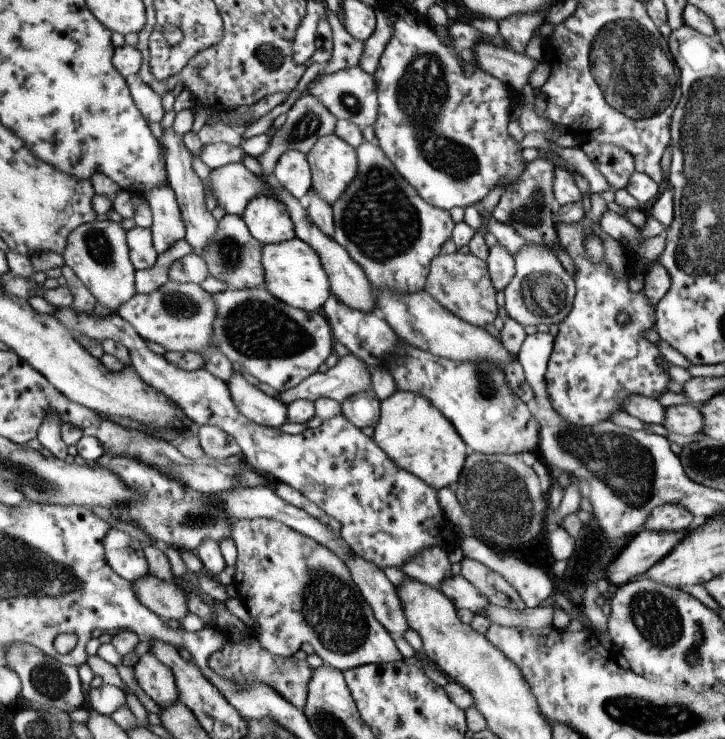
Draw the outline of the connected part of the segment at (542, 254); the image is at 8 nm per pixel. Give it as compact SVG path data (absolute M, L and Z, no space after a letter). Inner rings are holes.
M528 244L515 256L516 275L504 290L505 310L509 317L523 326L557 324L571 314L577 294L576 280L563 268L556 254L538 244Z

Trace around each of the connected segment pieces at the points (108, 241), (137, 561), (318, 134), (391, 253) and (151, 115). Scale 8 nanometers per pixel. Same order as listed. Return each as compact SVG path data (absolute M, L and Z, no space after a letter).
M106 220L82 224L68 235L63 256L66 264L87 284L98 303L111 310L109 314L117 313L123 304L127 304L138 293L136 270L127 244L127 231L121 223Z
M112 527L109 534L106 534L103 544L107 562L123 578L133 583L150 574L149 562L141 542L129 536L127 532Z
M312 95L297 98L295 103L286 113L286 121L282 127L270 138L270 145L265 153L258 160L263 166L263 172L274 174L274 170L279 162L279 158L289 152L289 150L299 150L308 155L317 141L324 136L332 135L336 132L338 118L319 100Z
M365 141L363 146L356 149L359 156L358 179L347 188L346 194L337 203L332 204L335 240L361 265L377 291L387 288L403 296L423 292L433 259L442 254L443 245L454 235L456 223L448 210L423 200L419 192L397 172L394 161L383 152L376 141Z
M131 75L126 79L132 90L135 104L138 104L143 116L151 122L161 123L166 114L162 96L159 96L141 76Z

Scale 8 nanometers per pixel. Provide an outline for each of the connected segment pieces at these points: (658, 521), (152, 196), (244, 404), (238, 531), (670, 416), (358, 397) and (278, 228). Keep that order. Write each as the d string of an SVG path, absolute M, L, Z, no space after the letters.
M662 504L655 507L653 513L646 519L645 528L655 532L683 532L695 522L691 512L687 512L679 504Z
M169 184L153 188L147 195L152 211L153 222L150 229L154 236L154 247L158 253L164 253L186 238L186 224L183 218L175 188Z
M235 372L233 378L225 384L229 386L239 412L249 420L276 429L290 420L290 416L287 416L286 403L279 397L270 398L267 394L263 394L257 386L247 382L240 373Z
M267 517L236 520L231 534L238 548L233 586L258 626L258 638L263 648L275 656L289 658L307 643L313 646L314 652L324 663L343 672L369 664L398 663L403 660L403 654L395 646L396 637L375 616L372 606L359 590L354 576L351 576L351 569L331 548L297 532L284 522Z
M690 404L671 405L665 409L661 426L666 432L682 436L693 436L703 428L703 416Z
M365 390L347 398L342 404L342 410L347 420L353 422L357 428L367 426L374 429L381 418L381 403L373 390Z
M257 196L243 212L249 230L263 245L287 242L297 237L287 204L279 196Z

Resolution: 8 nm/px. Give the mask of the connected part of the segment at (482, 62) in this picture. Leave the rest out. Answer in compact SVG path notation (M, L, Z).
M481 40L475 46L475 58L479 68L491 73L497 80L502 80L503 84L518 94L529 84L538 63L525 53L517 54L510 48L499 48L487 40Z

